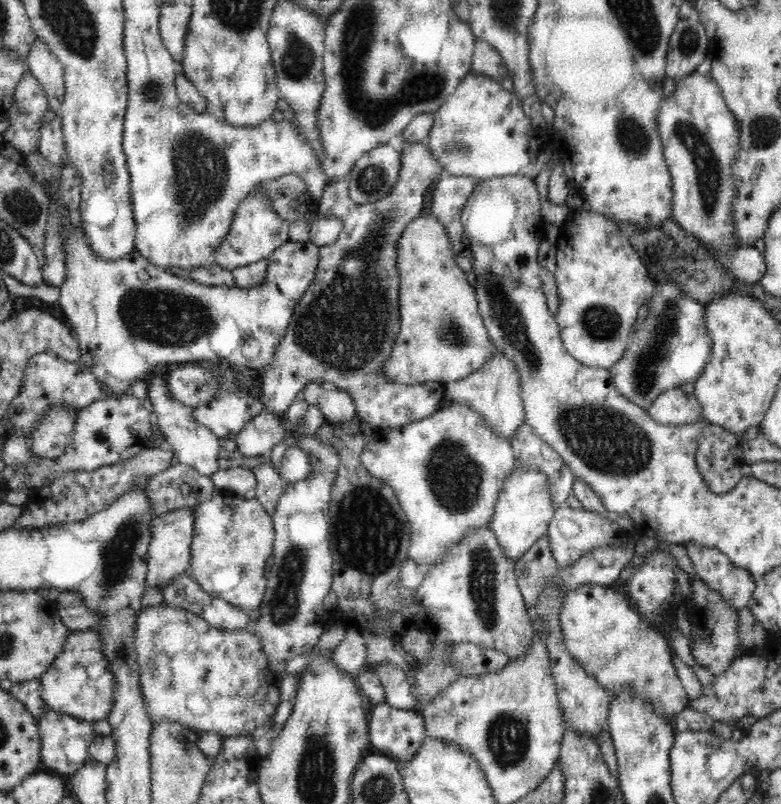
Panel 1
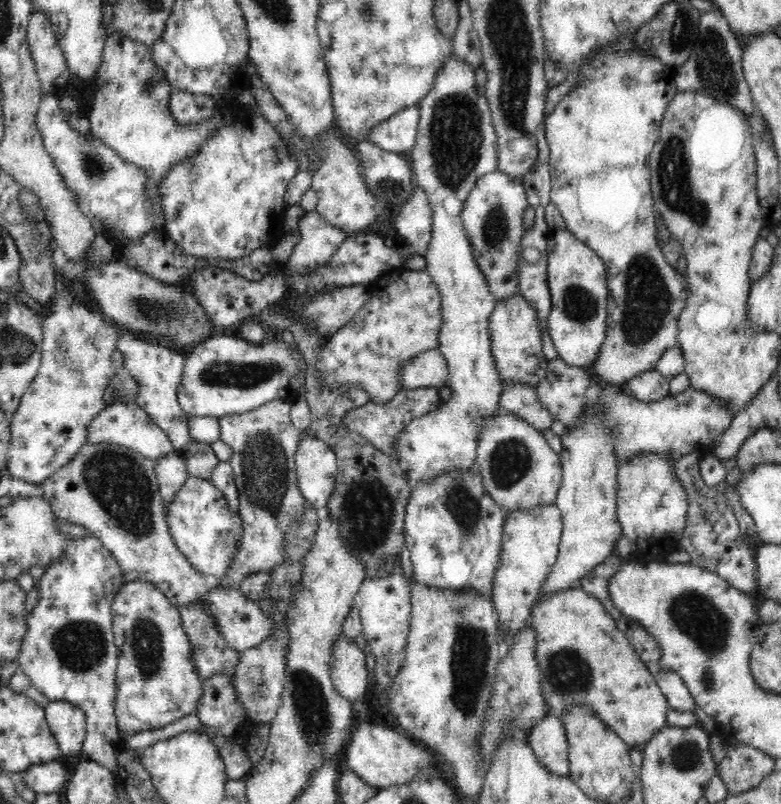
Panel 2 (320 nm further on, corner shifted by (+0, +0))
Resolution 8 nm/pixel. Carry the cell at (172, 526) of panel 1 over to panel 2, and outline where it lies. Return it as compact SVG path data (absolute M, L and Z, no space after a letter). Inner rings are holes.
M178 452L157 458L155 461L155 473L158 477L160 494L164 499L164 510L167 512L169 504L190 476L186 463Z

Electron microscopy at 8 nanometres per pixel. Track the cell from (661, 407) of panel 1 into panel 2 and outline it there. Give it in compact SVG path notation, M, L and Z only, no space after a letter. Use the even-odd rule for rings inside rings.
M656 369L642 372L639 376L632 378L626 385L625 391L634 398L644 402L660 400L669 393L669 380L660 376Z

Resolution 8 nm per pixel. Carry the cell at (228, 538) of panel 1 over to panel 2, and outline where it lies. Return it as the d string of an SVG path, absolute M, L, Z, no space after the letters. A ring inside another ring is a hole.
M189 477L169 504L165 516L180 552L200 574L221 585L243 535L242 517L230 510L223 492L209 480Z

